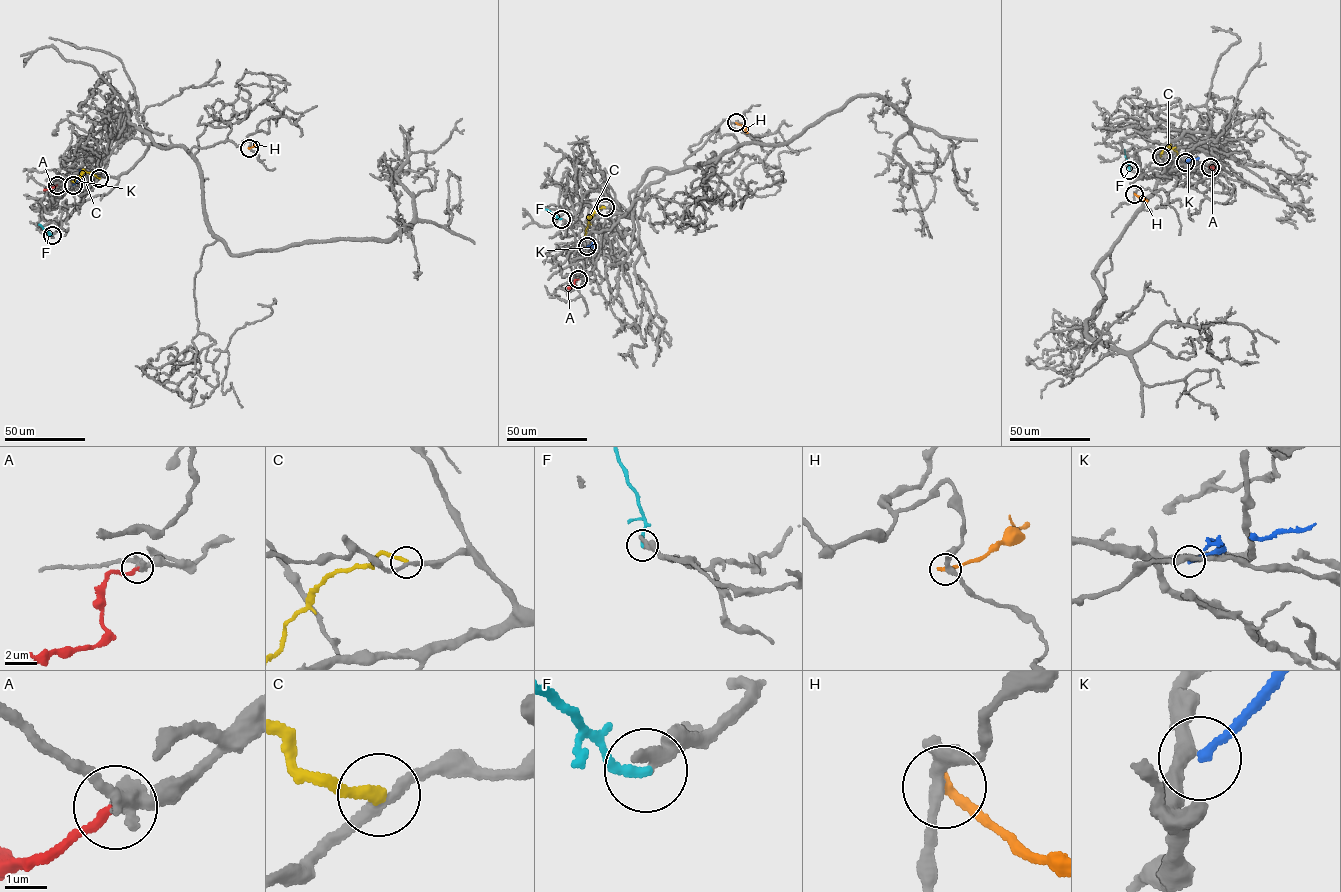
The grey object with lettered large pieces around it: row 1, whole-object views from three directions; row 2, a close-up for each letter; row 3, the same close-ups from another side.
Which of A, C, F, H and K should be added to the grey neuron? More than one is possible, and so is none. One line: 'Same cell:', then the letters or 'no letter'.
Same cell: A

